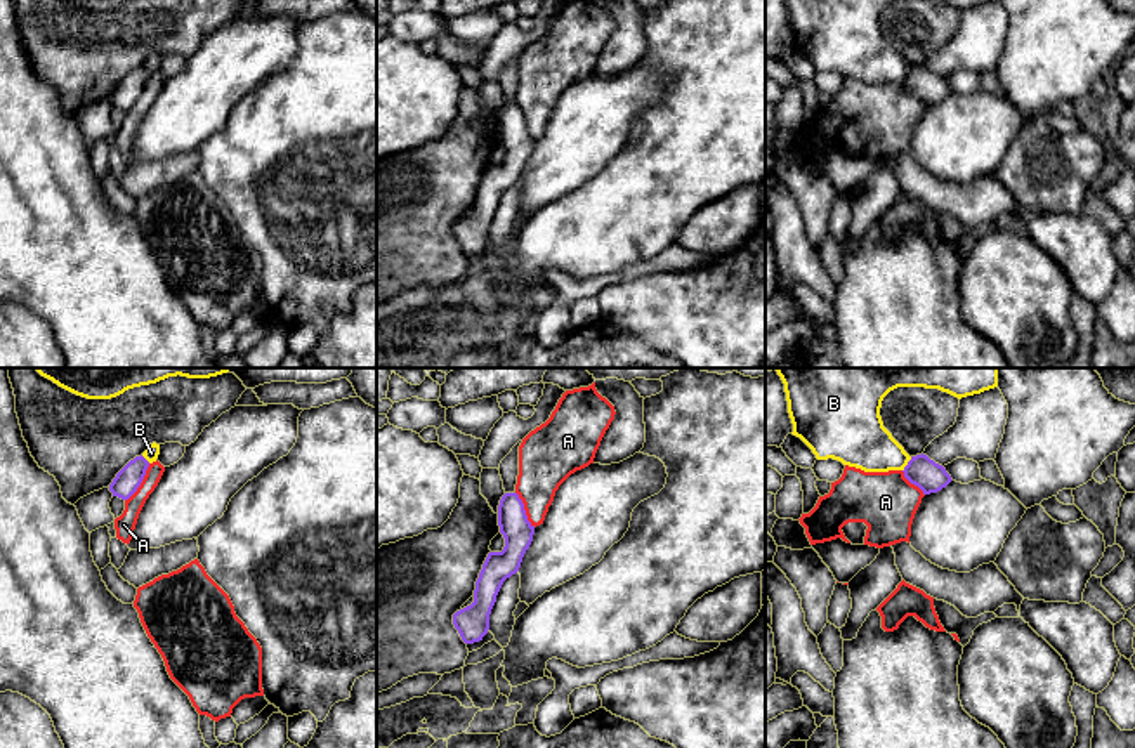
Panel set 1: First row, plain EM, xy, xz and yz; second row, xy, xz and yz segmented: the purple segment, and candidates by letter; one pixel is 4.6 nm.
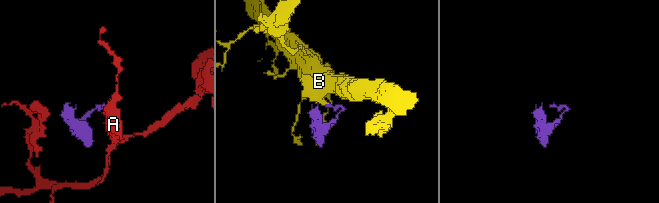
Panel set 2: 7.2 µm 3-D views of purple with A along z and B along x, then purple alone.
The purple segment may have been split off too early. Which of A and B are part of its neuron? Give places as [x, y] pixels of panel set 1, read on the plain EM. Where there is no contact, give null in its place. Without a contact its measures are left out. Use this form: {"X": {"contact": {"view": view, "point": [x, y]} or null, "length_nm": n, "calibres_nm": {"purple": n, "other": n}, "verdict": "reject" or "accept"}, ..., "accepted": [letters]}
{"A": {"contact": {"view": "xy", "point": [141, 92]}, "length_nm": 200, "calibres_nm": {"purple": 120, "other": 90}, "verdict": "reject"}, "B": {"contact": {"view": "yz", "point": [908, 75]}, "length_nm": 80, "calibres_nm": {"purple": 140, "other": 240}, "verdict": "reject"}, "accepted": []}

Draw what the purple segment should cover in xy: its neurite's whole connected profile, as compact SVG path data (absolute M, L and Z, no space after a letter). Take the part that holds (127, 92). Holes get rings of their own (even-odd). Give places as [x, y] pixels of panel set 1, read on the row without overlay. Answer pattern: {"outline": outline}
{"outline": "M142 66L130 71L109 95L113 108L128 111L141 97L148 78L149 73Z"}

